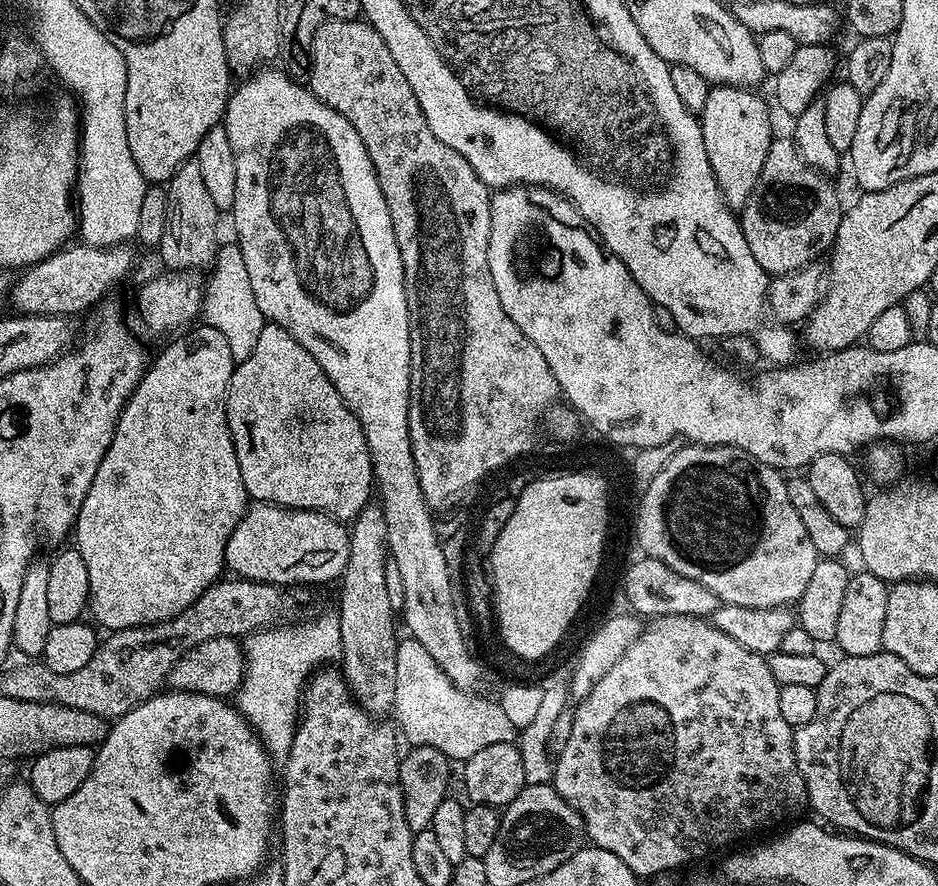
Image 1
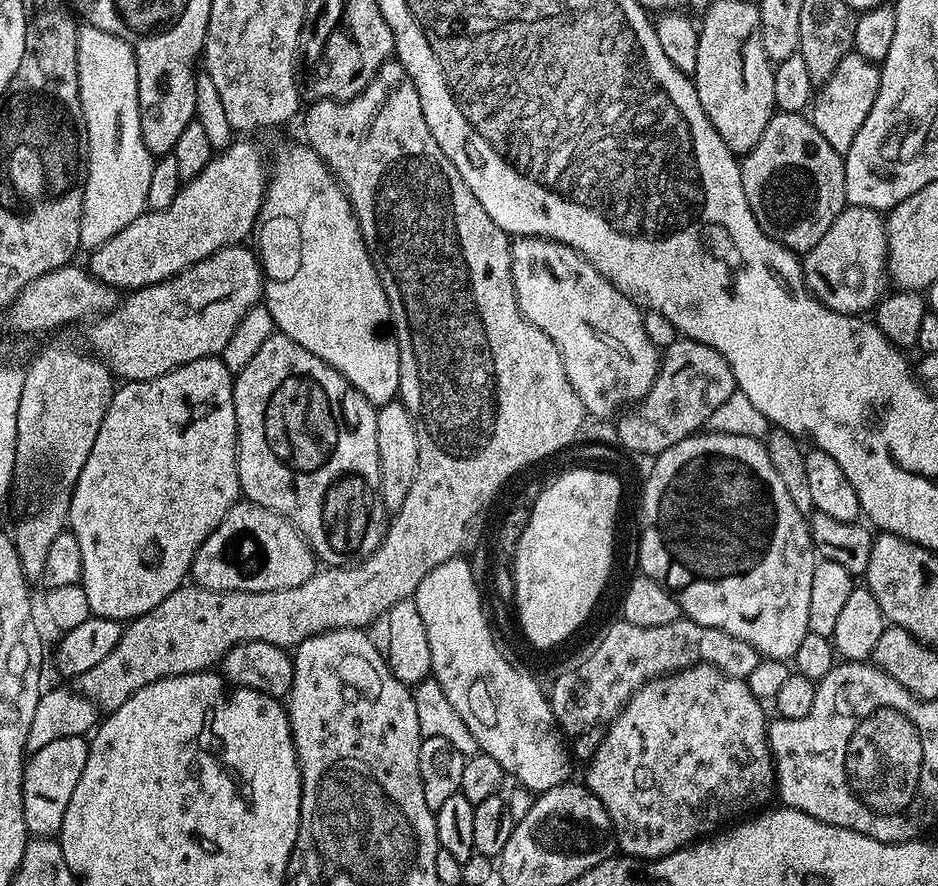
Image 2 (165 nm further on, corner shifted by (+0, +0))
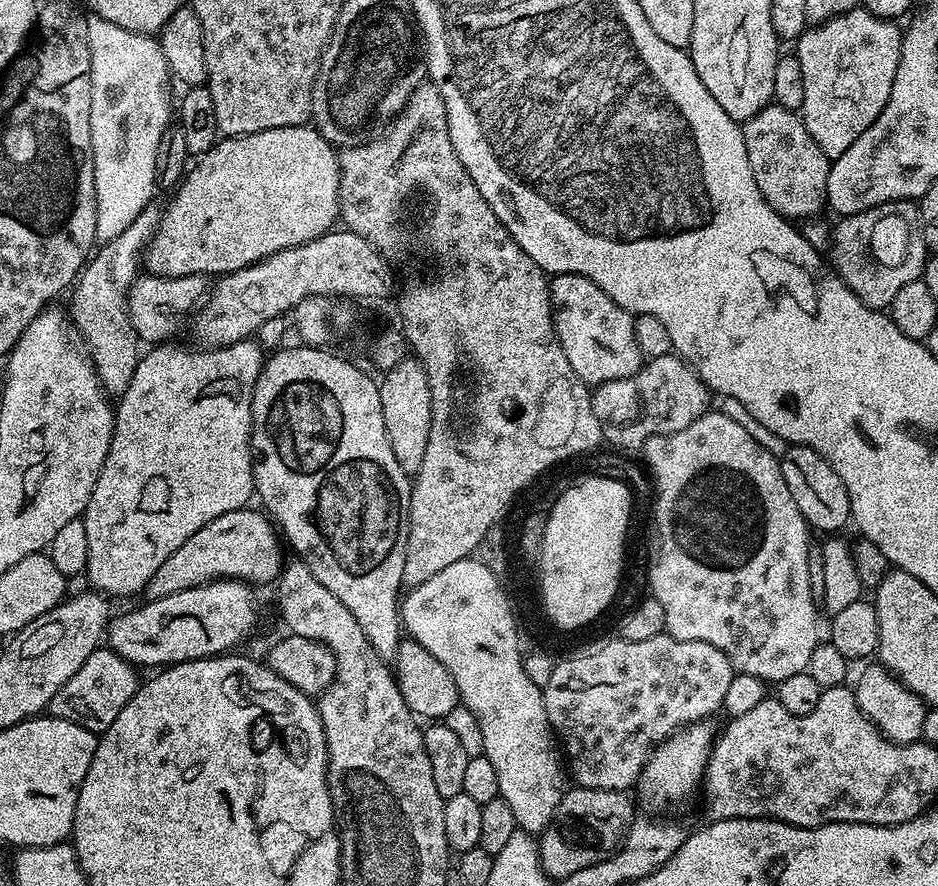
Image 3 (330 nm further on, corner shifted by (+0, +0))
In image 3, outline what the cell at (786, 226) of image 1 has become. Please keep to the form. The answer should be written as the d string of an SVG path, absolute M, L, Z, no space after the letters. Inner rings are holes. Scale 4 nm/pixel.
M773 102L743 121L742 127L750 170L754 170L754 182L758 182L768 205L793 222L819 217L828 203L830 157L810 138L803 119L793 109Z

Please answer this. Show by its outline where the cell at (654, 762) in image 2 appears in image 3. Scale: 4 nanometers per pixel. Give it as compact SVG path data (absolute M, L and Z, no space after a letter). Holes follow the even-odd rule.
M711 719L699 720L697 724L690 724L681 727L679 732L674 733L669 740L655 745L651 756L644 763L644 769L639 780L634 785L634 792L640 795L640 800L645 804L647 811L652 814L668 814L671 808L676 808L679 804L684 804L692 795L699 793L702 788L704 771L708 765L708 759L712 753L712 746L716 743L718 735L717 725L712 725Z

